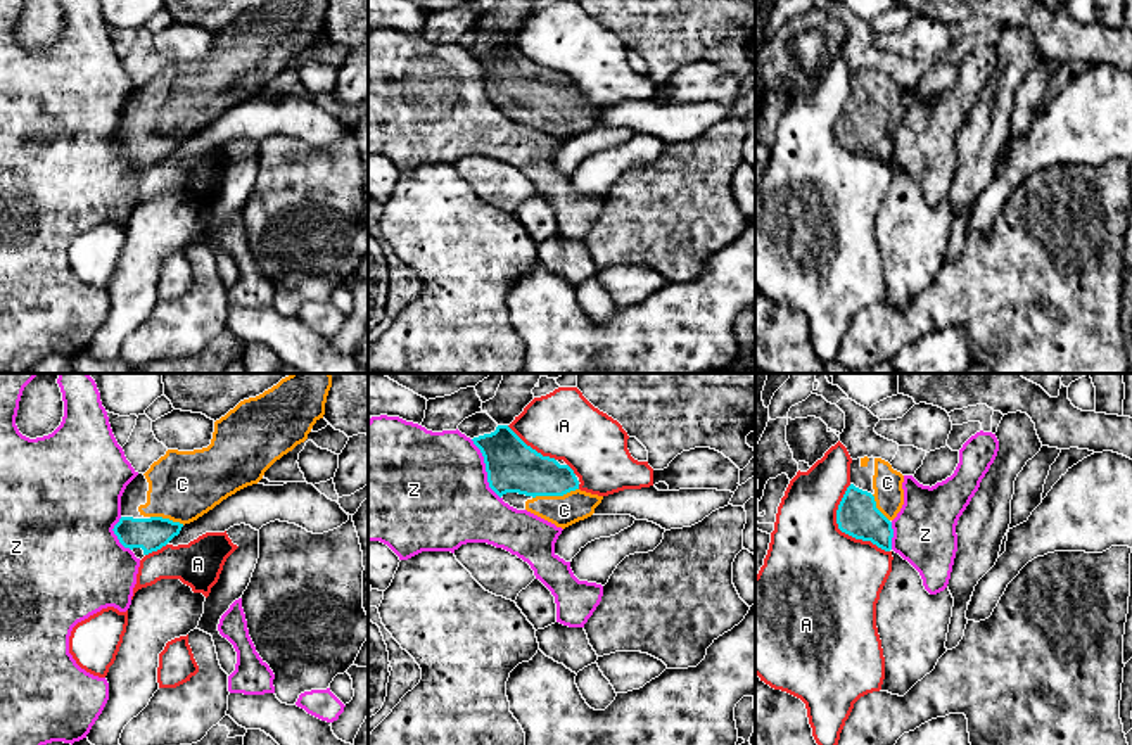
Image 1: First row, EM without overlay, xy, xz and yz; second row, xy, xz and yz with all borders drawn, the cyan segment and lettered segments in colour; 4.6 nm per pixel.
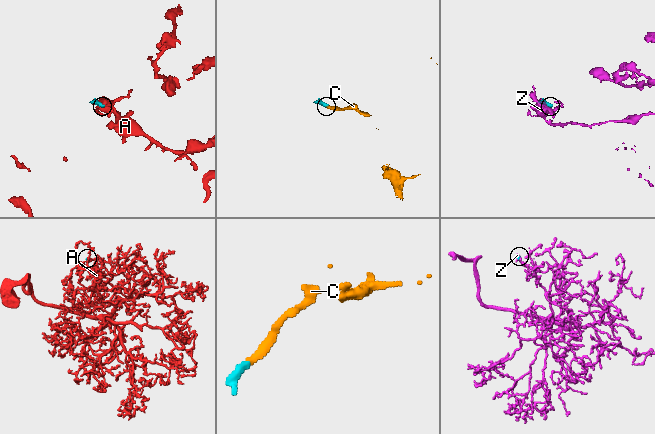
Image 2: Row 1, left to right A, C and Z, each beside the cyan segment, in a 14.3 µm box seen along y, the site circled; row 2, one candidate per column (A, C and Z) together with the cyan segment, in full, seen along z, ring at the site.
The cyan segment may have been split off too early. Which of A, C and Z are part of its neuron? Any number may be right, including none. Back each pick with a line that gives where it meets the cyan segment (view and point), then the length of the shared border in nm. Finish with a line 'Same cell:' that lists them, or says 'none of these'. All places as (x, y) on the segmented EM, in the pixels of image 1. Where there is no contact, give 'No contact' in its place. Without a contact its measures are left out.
C: Touches cyan at xz (555, 495). Shared border 220 nm
Same cell: C

